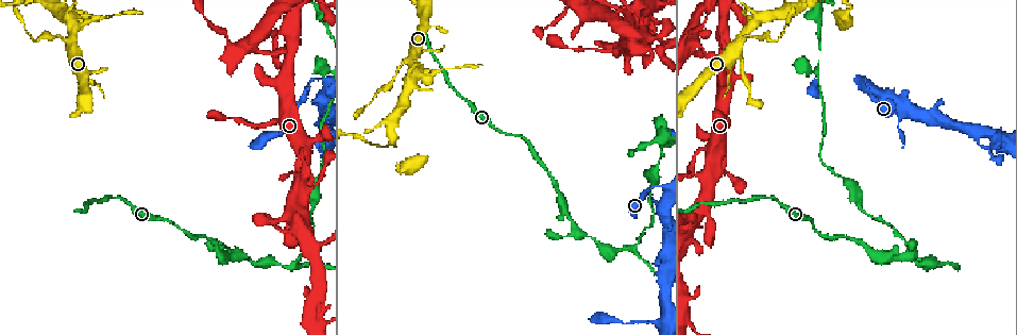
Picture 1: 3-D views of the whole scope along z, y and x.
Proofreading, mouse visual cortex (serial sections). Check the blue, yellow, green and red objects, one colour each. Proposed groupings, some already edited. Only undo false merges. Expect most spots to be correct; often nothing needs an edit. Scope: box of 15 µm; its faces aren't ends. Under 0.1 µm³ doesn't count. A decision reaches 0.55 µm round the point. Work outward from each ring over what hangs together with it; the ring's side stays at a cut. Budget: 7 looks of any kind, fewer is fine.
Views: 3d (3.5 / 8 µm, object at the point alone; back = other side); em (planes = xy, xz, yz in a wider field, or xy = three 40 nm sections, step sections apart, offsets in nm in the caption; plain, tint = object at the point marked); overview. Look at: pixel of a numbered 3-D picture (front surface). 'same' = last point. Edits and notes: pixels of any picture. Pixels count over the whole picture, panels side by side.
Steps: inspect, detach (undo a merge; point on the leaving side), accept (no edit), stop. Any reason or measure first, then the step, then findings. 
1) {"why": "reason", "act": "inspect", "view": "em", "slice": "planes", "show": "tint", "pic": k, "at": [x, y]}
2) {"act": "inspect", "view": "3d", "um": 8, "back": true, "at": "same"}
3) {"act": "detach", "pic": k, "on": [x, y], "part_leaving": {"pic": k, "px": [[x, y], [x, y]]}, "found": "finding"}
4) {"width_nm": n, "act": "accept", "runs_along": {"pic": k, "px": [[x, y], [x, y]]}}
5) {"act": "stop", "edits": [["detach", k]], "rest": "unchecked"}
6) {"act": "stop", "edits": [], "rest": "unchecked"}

{"why": "abrupt turn", "act": "inspect", "view": "3d", "um": 3.5, "pic": 1, "at": [71, 16]}

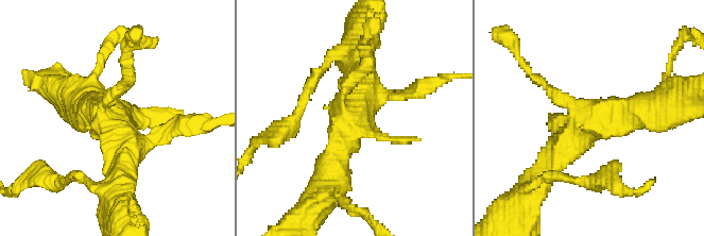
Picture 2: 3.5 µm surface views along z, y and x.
{"act": "inspect", "view": "em", "slice": "xy", "step": 3, "show": "tint", "pic": 2, "at": [117, 127]}

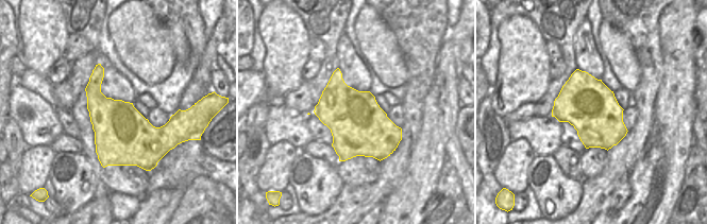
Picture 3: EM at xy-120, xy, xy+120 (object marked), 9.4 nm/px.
{"why": "another direction", "act": "inspect", "view": "em", "slice": "xy", "step": 2, "show": "tint", "at": "same"}

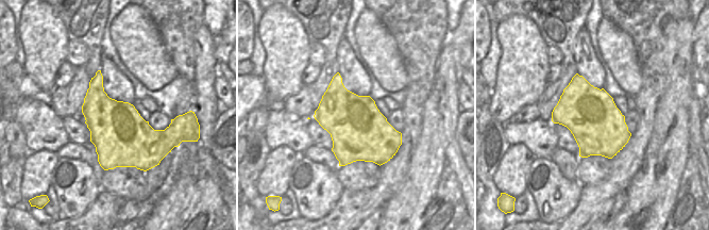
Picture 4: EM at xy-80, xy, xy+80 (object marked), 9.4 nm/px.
{"act": "accept", "found": "all the same cell"}

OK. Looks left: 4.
{"why": "four-way junction", "act": "inspect", "view": "3d", "um": 3.5, "pic": 1, "at": [313, 139]}

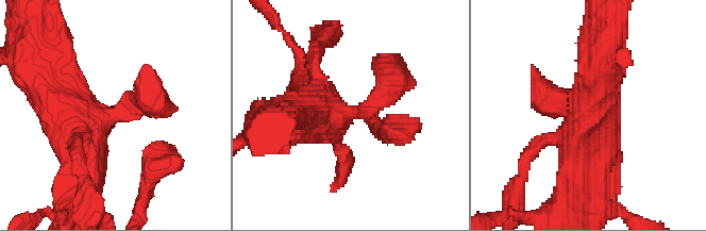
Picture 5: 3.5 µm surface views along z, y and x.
{"why": "now the EM", "act": "inspect", "view": "em", "slice": "planes", "show": "plain", "pic": 5, "at": [107, 116]}

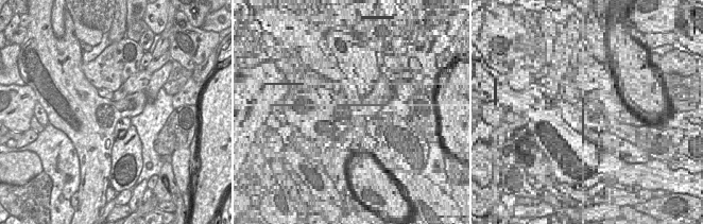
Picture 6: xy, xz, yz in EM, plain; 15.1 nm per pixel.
{"act": "inspect", "view": "em", "slice": "planes", "show": "tint", "at": "same"}

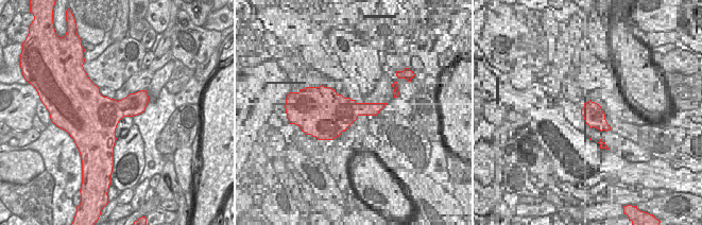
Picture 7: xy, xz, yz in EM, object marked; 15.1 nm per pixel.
{"arms": 4, "arm_widths_nm": [200, 250, 500, 700], "act": "accept", "runs_along": {"pic": 5, "px": [[40, 69], [83, 121], [80, 194]]}, "found": "all the same cell"}

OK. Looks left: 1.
{"act": "stop", "edits": [], "rest": "unchecked"}

